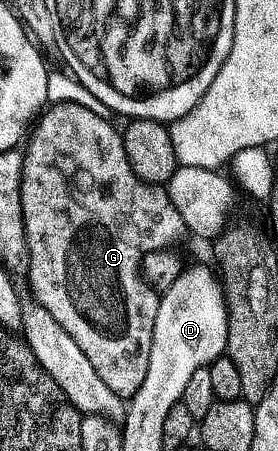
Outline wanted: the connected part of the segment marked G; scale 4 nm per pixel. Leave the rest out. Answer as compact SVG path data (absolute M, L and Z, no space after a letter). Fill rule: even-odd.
M55 104L46 107L42 111L31 135L27 140L27 147L24 149L25 167L21 172L21 200L22 200L22 222L26 234L26 242L30 250L30 262L27 269L29 284L33 287L33 292L37 295L36 303L49 311L49 316L59 322L63 330L74 340L81 340L79 346L83 354L93 356L91 365L95 366L100 378L106 384L113 384L113 389L117 388L115 395L118 398L132 398L143 386L147 378L147 370L151 366L151 350L153 349L153 331L155 322L159 318L162 297L157 296L157 292L149 284L162 284L168 286L174 284L177 279L173 277L173 272L177 272L177 240L181 240L181 227L187 224L186 217L173 207L172 199L164 187L146 184L137 176L136 170L128 160L125 149L125 136L111 128L104 120L102 113L93 113L77 104ZM137 296L145 296L141 304L149 304L149 308L137 308L137 312L125 312L125 300L137 300Z

